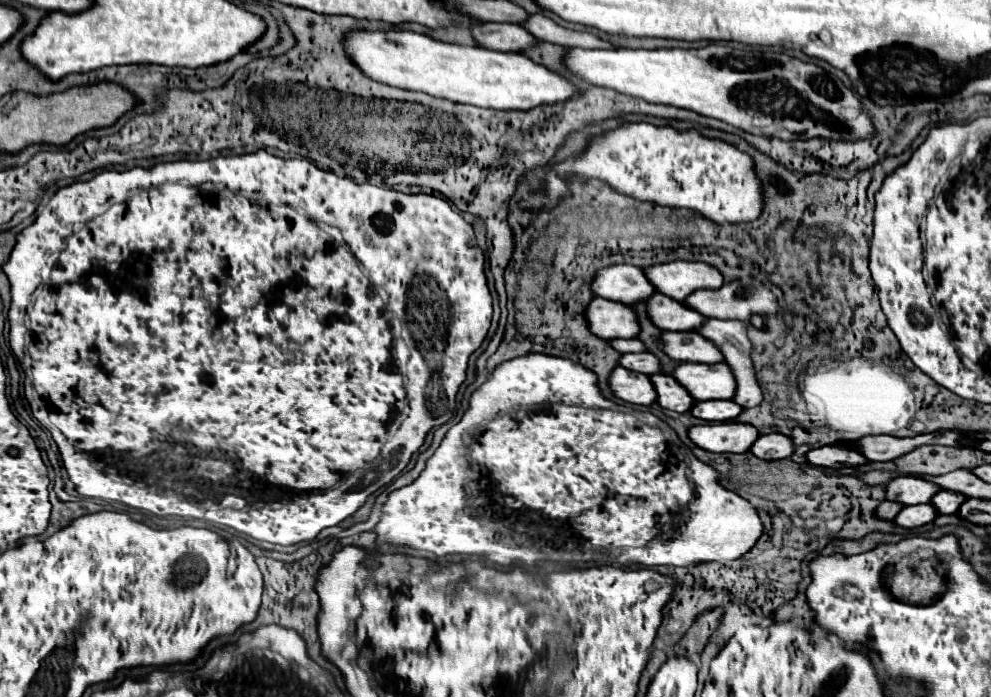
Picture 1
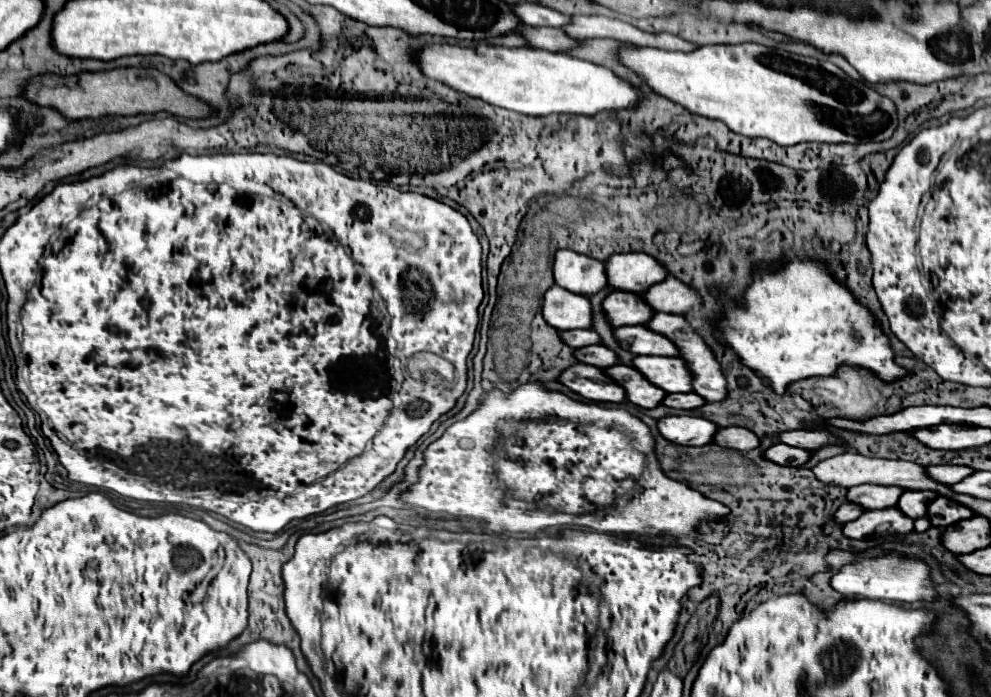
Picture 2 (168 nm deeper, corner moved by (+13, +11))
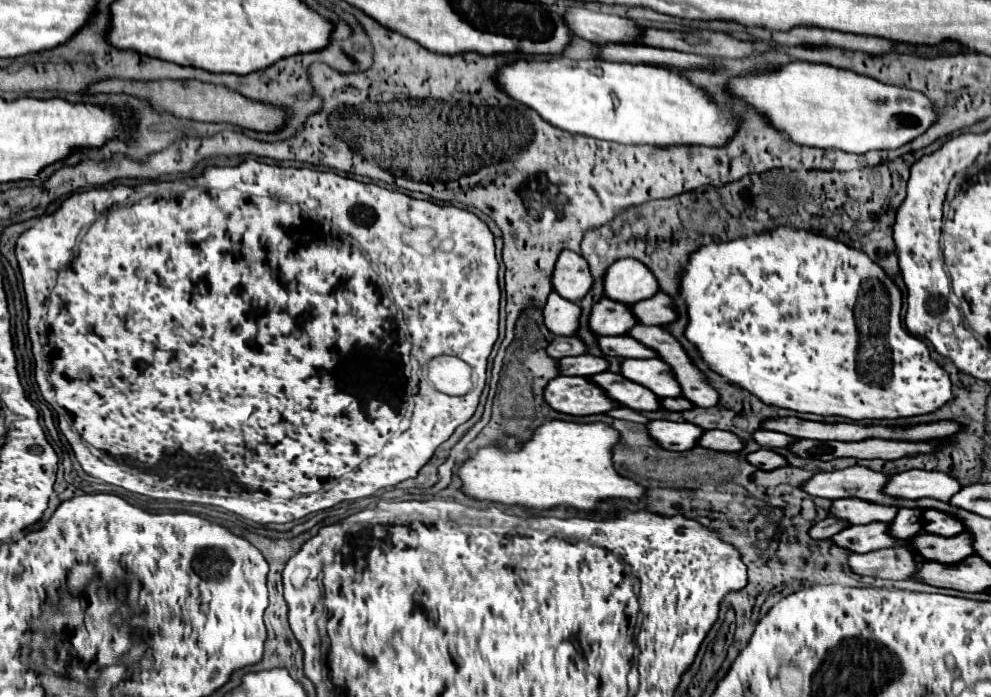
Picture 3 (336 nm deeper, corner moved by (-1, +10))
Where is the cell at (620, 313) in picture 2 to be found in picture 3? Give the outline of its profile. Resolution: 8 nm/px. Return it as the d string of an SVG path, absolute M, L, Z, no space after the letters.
M602 298L598 304L594 304L590 314L590 328L598 336L628 334L628 330L636 324L638 318L632 314L628 304L614 302L610 298Z

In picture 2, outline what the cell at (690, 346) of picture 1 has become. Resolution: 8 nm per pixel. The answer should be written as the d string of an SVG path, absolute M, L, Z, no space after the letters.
M644 325L632 327L616 327L614 339L622 345L622 349L634 355L678 355L674 343L670 343L664 335L652 333Z

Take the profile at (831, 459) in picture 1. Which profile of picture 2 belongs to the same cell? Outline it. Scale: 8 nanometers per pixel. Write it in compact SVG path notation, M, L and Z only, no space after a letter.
M776 443L772 445L770 449L766 449L762 453L764 459L776 463L776 465L790 465L790 467L800 467L808 461L810 457L810 451L804 451L804 449L796 449L796 447L790 447L790 445L784 445L784 443Z

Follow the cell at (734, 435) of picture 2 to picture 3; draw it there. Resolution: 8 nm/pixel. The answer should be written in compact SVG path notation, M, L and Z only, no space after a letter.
M708 430L700 438L700 446L710 448L710 450L718 450L718 452L740 452L744 448L744 442L734 432Z

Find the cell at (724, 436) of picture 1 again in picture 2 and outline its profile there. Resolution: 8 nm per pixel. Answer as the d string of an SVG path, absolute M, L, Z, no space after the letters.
M664 417L658 421L660 435L678 445L706 445L716 433L716 425L702 417Z

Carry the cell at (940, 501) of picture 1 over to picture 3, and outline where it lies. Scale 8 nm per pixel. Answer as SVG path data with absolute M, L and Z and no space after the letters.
M900 508L892 520L892 534L898 538L910 538L922 532L922 510L920 508Z

